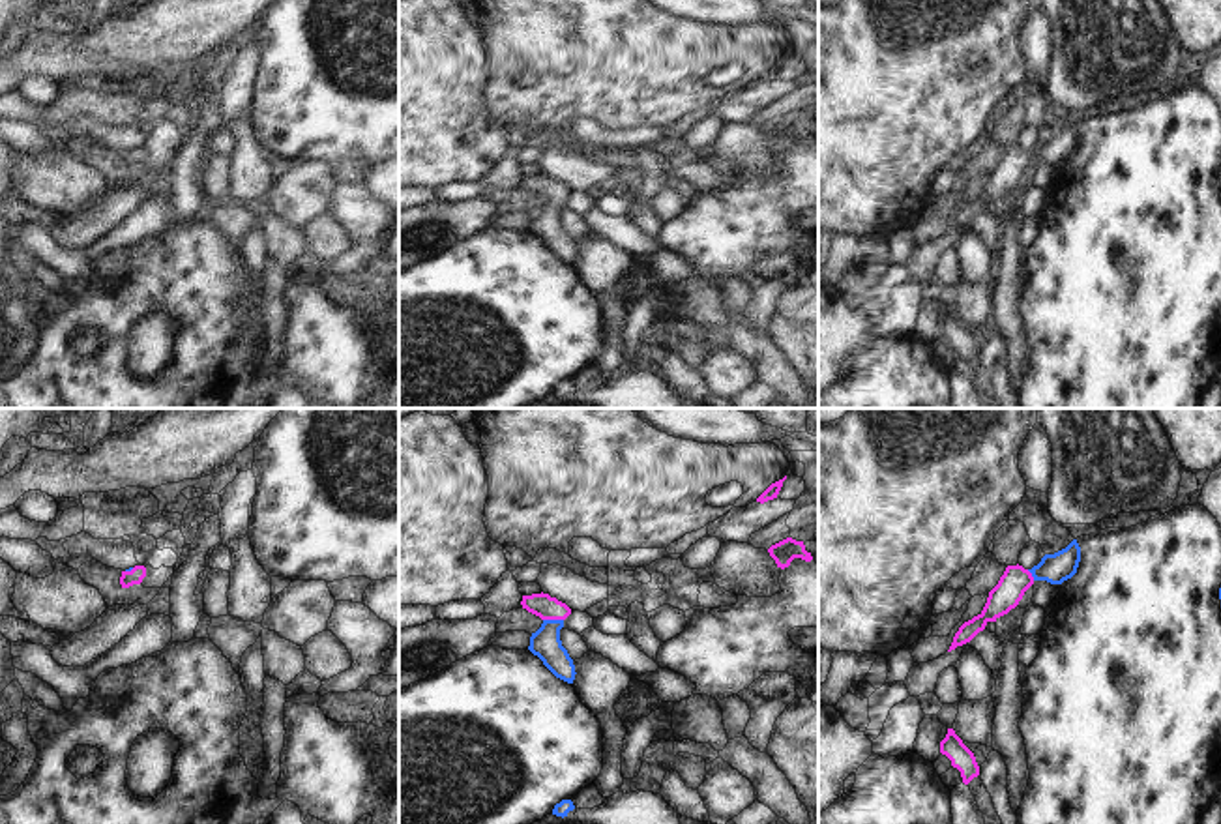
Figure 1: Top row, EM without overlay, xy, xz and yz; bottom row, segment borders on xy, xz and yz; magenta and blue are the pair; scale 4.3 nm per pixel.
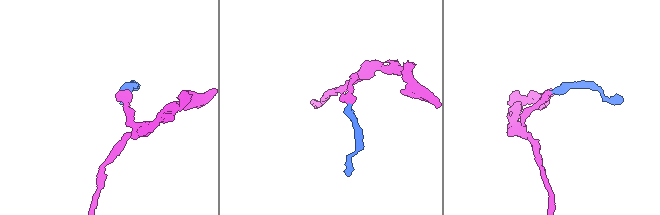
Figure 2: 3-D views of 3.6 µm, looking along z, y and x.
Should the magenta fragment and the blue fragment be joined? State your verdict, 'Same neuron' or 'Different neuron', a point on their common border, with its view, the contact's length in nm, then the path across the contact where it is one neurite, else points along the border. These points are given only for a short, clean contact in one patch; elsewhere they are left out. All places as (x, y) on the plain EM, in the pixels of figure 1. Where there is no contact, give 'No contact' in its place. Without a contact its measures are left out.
Same neuron. Touches magenta at xz (553, 199). Shared border 90 nm. Path across: xz (544, 186), (553, 199), (545, 223)

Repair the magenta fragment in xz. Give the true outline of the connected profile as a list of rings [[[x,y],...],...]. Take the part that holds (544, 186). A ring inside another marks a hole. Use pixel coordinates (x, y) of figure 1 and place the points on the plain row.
[[[549,174],[522,176],[522,189],[543,200],[541,208],[532,213],[528,230],[560,260],[573,264],[575,245],[562,227],[560,210],[571,189]]]

